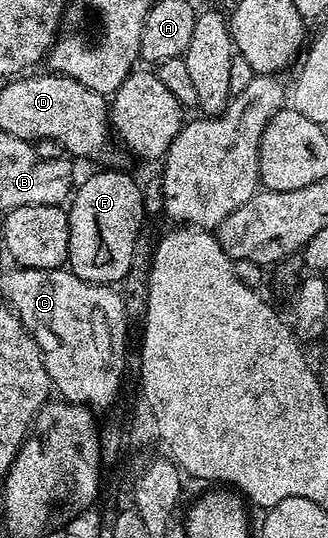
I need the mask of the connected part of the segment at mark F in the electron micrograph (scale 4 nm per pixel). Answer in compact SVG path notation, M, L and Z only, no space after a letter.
M95 172L83 185L74 189L73 195L70 197L69 205L66 209L67 221L69 222L69 254L67 255L66 267L77 278L81 278L85 282L93 282L94 284L109 284L112 286L118 285L120 281L126 276L126 272L129 270L130 258L133 255L133 244L137 240L137 234L140 227L142 227L145 221L145 209L144 209L144 189L139 189L139 184L131 176L126 176L123 172Z

